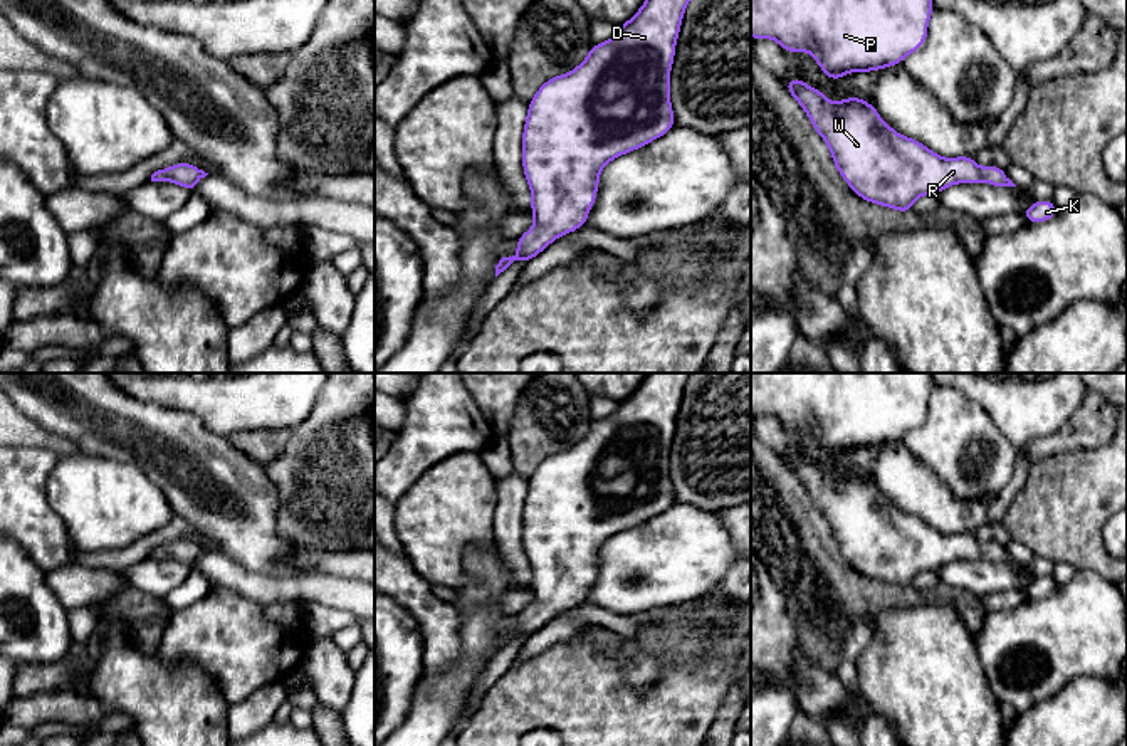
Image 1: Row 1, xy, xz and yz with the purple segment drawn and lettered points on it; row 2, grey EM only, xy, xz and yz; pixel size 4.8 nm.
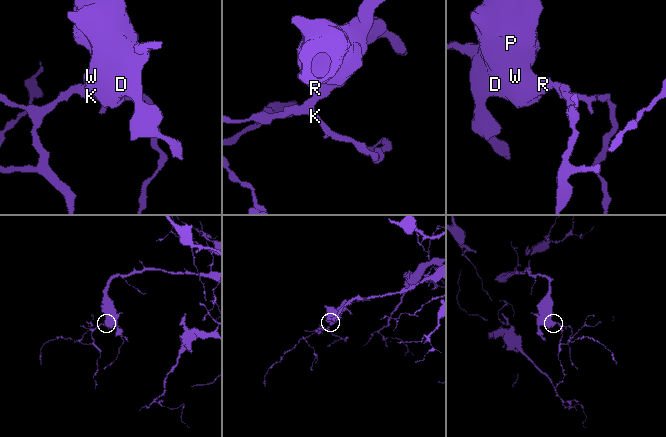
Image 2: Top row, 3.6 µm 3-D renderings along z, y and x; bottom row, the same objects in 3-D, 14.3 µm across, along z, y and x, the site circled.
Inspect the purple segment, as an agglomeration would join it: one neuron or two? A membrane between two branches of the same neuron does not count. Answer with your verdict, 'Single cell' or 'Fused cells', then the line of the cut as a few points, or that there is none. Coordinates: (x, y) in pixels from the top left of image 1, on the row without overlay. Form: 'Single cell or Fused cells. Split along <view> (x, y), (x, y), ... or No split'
Single cell. No split

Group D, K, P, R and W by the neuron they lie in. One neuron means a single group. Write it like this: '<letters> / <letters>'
D K P R W

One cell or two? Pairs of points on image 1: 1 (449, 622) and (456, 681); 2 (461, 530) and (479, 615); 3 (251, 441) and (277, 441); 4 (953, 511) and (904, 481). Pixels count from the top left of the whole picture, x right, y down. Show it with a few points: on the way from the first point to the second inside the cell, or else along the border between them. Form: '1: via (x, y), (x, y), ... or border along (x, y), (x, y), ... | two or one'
1: border along (462, 625), (461, 656), (447, 669), (427, 676) | two
2: border along (492, 543), (466, 550), (466, 580), (457, 587) | two
3: via (257, 441), (271, 441) | one
4: via (941, 509), (916, 489) | one

